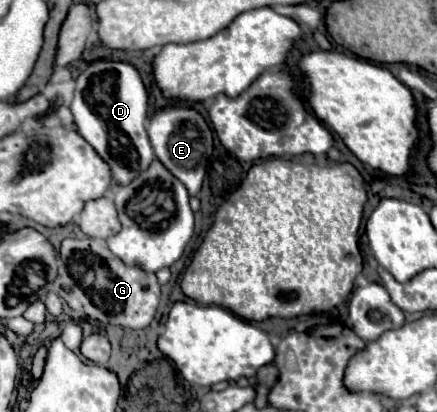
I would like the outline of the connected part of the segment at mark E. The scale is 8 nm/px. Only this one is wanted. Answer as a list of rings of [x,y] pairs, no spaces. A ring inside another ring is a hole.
[[[178,104],[164,108],[162,112],[156,112],[148,122],[148,138],[154,148],[154,156],[176,176],[186,188],[190,196],[198,196],[202,188],[202,180],[206,174],[208,156],[212,154],[212,142],[214,134],[206,120],[192,108]]]

